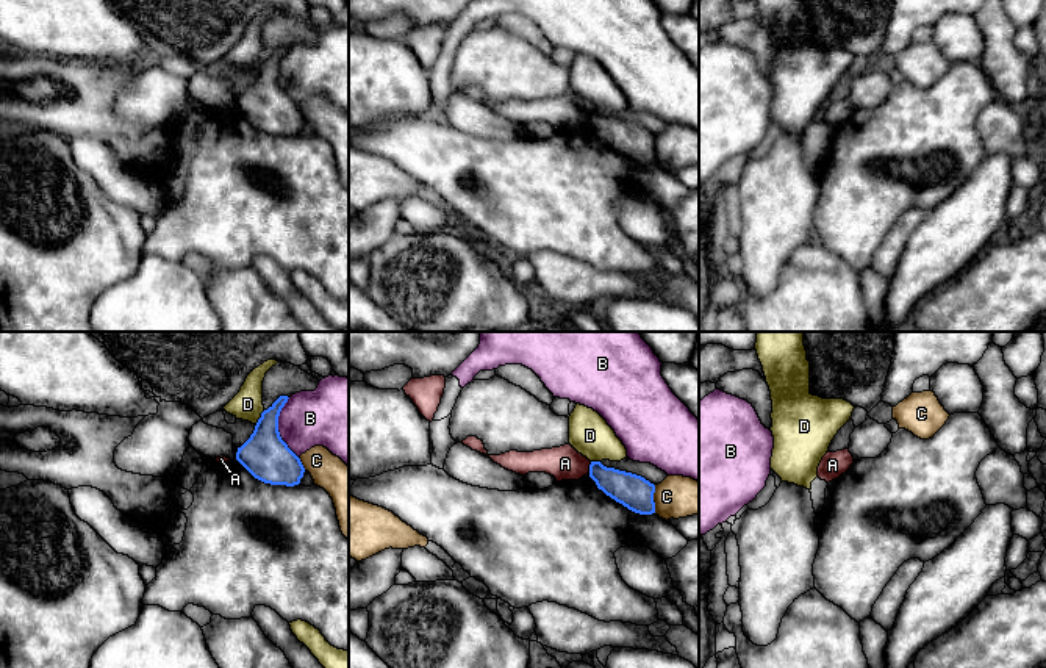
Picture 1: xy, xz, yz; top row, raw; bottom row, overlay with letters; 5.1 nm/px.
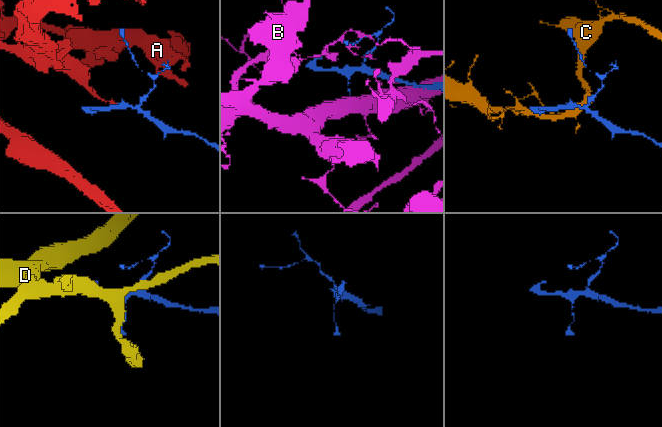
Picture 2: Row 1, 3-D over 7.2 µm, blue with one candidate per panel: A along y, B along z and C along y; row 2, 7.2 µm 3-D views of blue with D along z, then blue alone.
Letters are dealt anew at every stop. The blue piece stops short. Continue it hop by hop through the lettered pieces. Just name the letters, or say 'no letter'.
no letter

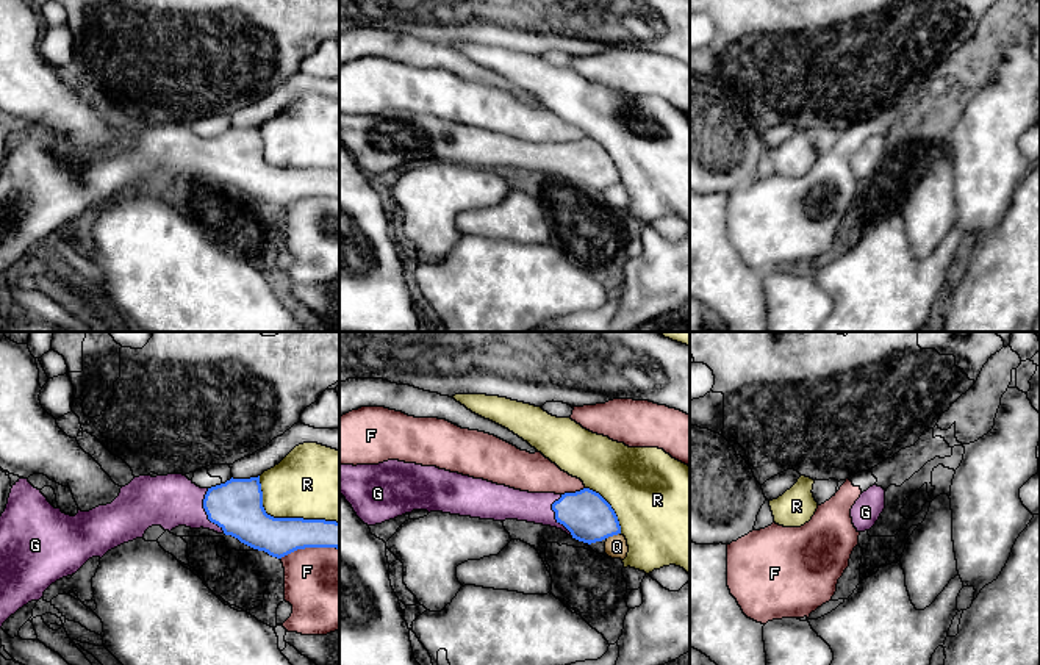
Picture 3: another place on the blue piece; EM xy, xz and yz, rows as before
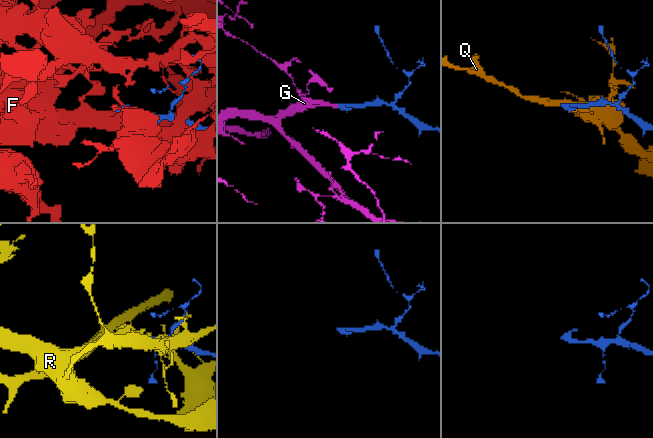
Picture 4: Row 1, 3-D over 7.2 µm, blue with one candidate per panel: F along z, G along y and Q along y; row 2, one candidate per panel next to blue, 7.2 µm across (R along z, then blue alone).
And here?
G

